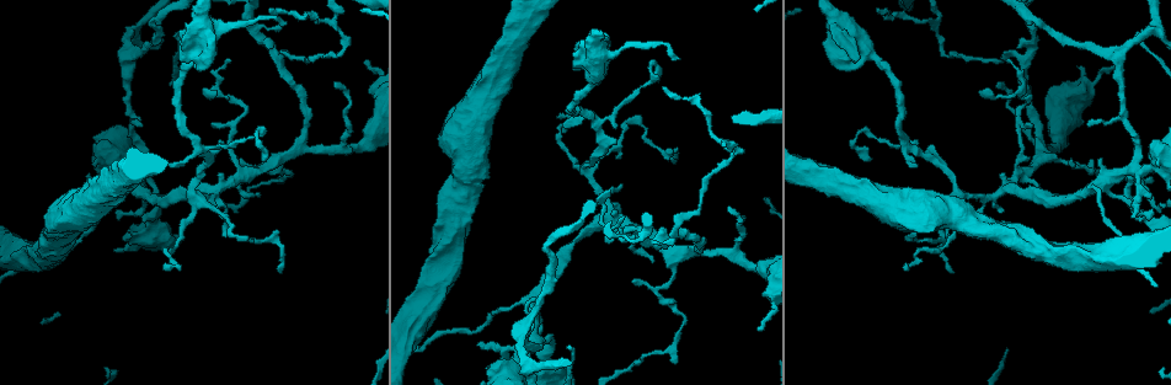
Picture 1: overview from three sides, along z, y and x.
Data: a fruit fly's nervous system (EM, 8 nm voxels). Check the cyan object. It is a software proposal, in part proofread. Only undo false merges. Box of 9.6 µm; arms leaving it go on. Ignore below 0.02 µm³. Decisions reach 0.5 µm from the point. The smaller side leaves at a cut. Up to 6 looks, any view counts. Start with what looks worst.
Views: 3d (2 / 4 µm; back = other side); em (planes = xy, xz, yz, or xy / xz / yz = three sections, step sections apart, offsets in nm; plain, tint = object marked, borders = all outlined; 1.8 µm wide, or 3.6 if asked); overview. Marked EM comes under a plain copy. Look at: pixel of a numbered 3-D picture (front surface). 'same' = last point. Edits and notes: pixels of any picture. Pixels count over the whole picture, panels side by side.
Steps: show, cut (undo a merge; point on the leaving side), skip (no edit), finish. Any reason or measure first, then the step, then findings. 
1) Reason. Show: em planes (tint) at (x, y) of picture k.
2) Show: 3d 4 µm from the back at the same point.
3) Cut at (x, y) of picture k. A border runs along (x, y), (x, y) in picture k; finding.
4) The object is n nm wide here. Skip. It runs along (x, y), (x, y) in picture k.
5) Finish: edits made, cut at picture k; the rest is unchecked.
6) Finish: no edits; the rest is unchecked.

Sudden change in width. Show: 3d 4 µm from the back at (1134, 172) of picture 1.

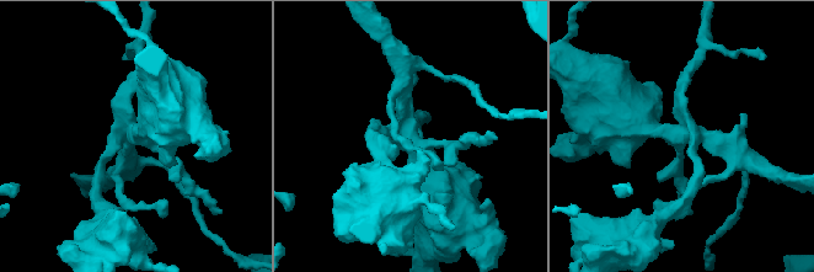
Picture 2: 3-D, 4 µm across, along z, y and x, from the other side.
Show: em xy step 8 (tint) at (132, 135) of picture 2.

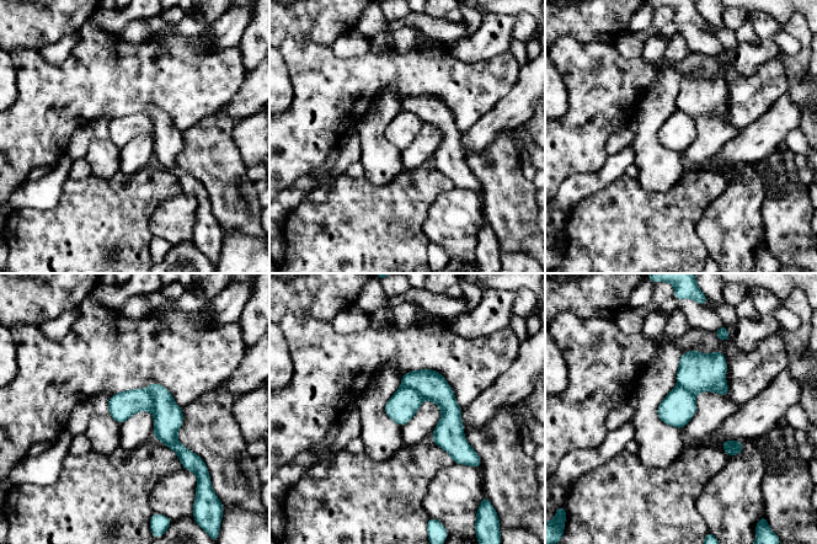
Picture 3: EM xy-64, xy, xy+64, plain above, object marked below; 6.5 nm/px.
Show: em planes (tint) at the same point.

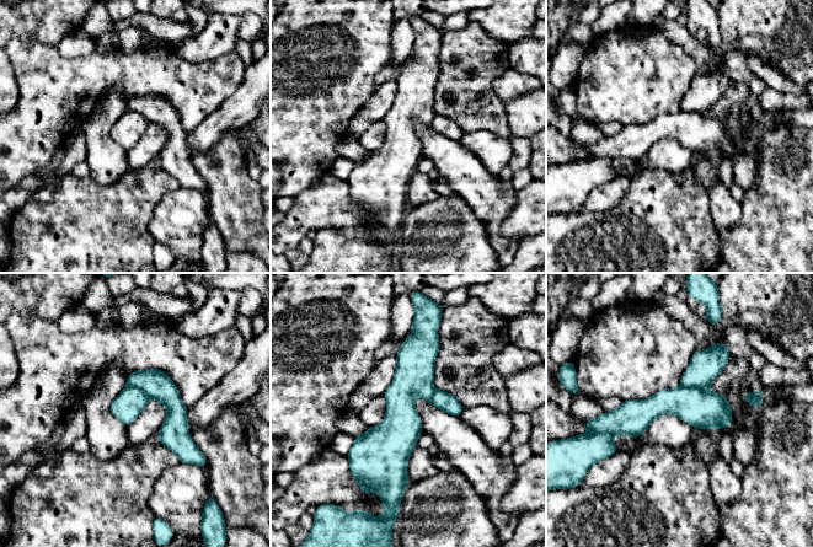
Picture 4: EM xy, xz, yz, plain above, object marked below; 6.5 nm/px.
Cut at (705, 365) of picture 4. Two neurons meet here.

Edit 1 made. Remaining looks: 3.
Show: overview.

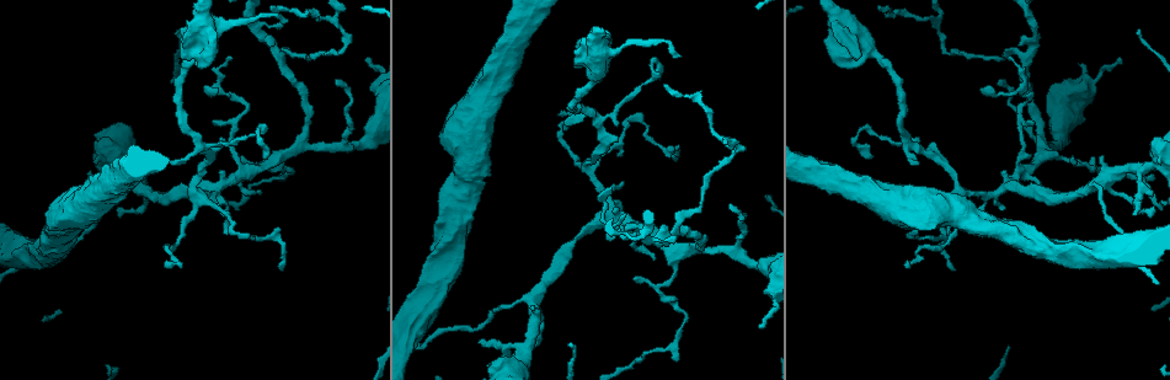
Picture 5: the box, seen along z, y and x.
Looks like a crossing. Show: em 3.6 µm planes (tint) at (1123, 254) of picture 5.

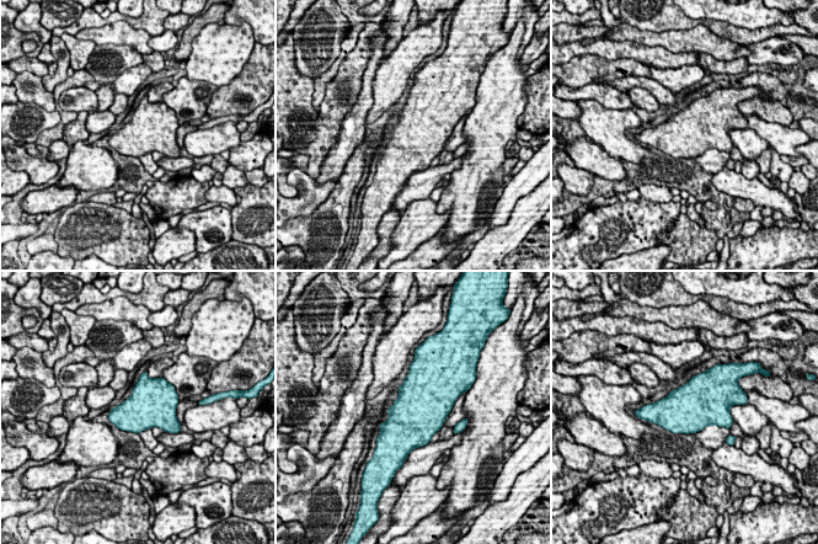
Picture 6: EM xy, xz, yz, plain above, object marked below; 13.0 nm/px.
Skip. Continuous, no second neuron.

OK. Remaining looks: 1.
Abrupt turn. Show: em planes (tint) at (333, 20) of picture 5.

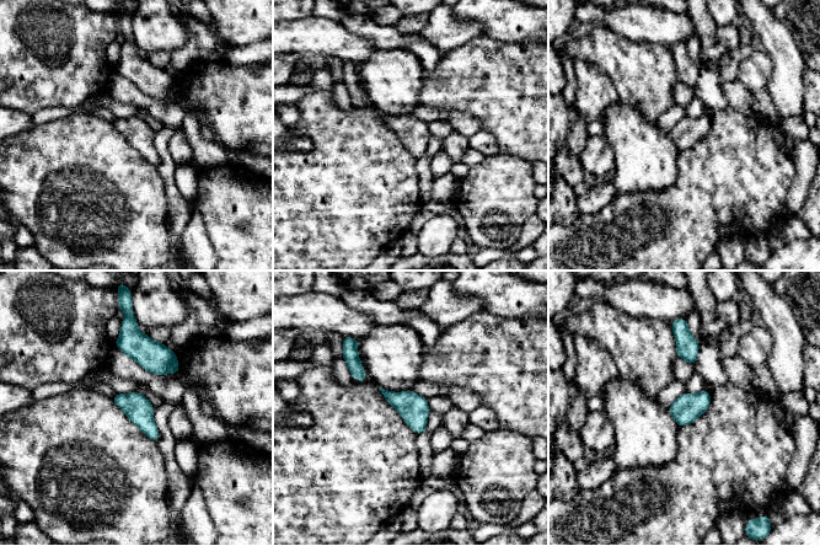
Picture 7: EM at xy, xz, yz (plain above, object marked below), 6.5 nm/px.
The object is 180 nm wide here. Skip. Continuous, no second neuron.

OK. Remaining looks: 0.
Finish: edits made, cut at picture 4; the rest is unchecked.

